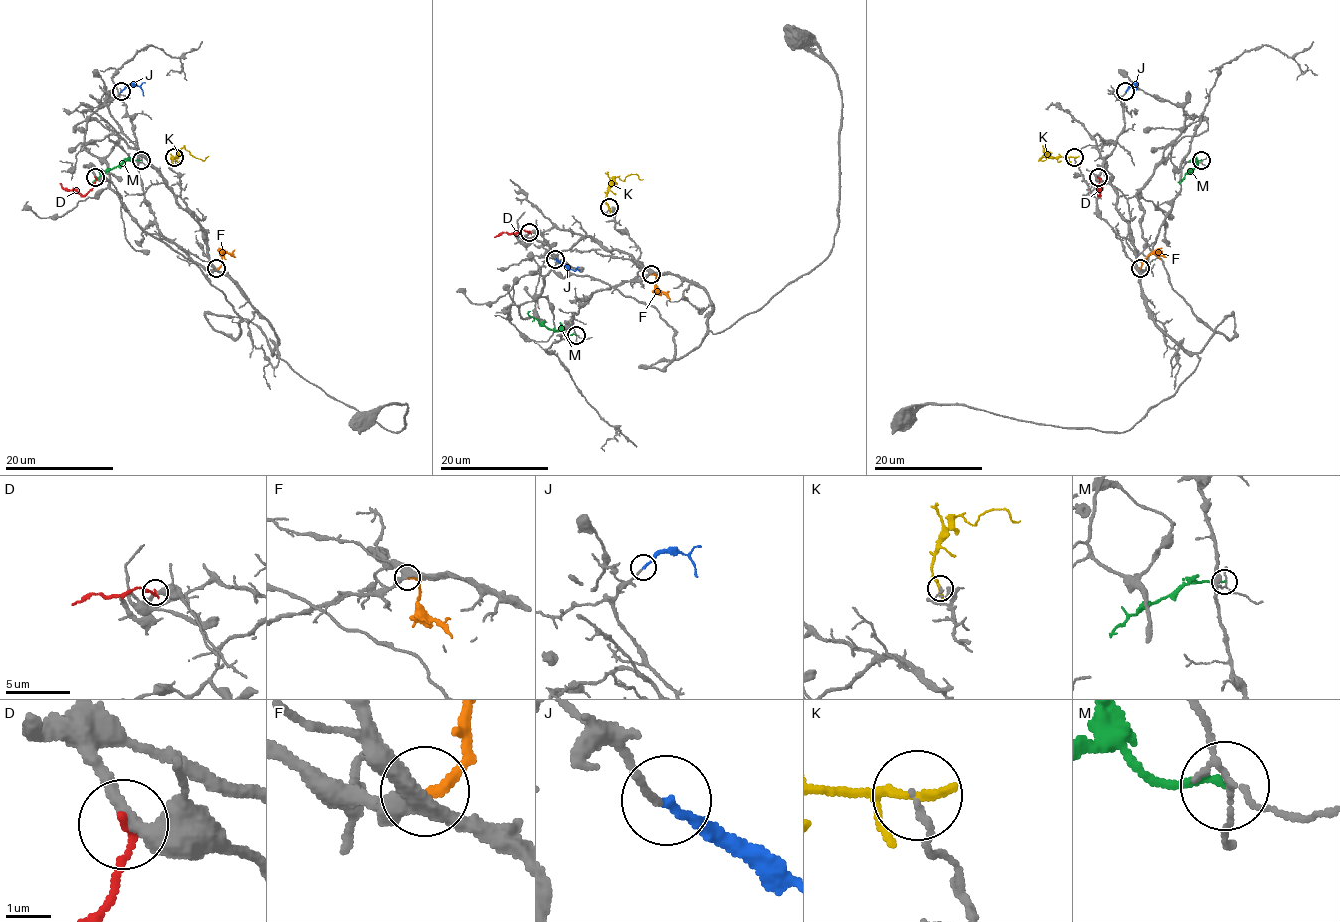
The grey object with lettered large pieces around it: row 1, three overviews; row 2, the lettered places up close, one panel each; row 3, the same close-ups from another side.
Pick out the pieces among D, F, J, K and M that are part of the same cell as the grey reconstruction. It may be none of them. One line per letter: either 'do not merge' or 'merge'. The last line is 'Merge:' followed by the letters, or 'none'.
D: do not merge
F: do not merge
J: merge
K: do not merge
M: do not merge
Merge: J

